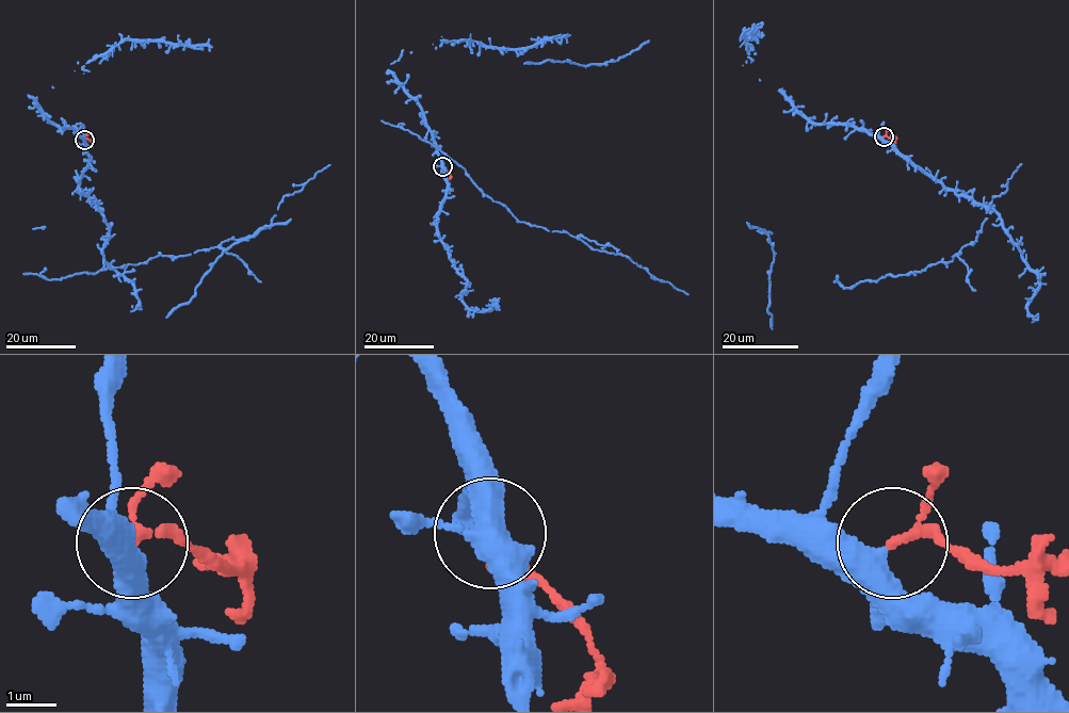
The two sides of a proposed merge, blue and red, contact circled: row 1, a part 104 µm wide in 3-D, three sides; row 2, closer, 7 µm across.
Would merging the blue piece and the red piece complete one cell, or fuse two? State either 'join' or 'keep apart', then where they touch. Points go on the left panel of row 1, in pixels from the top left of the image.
keep apart | (84, 140)

